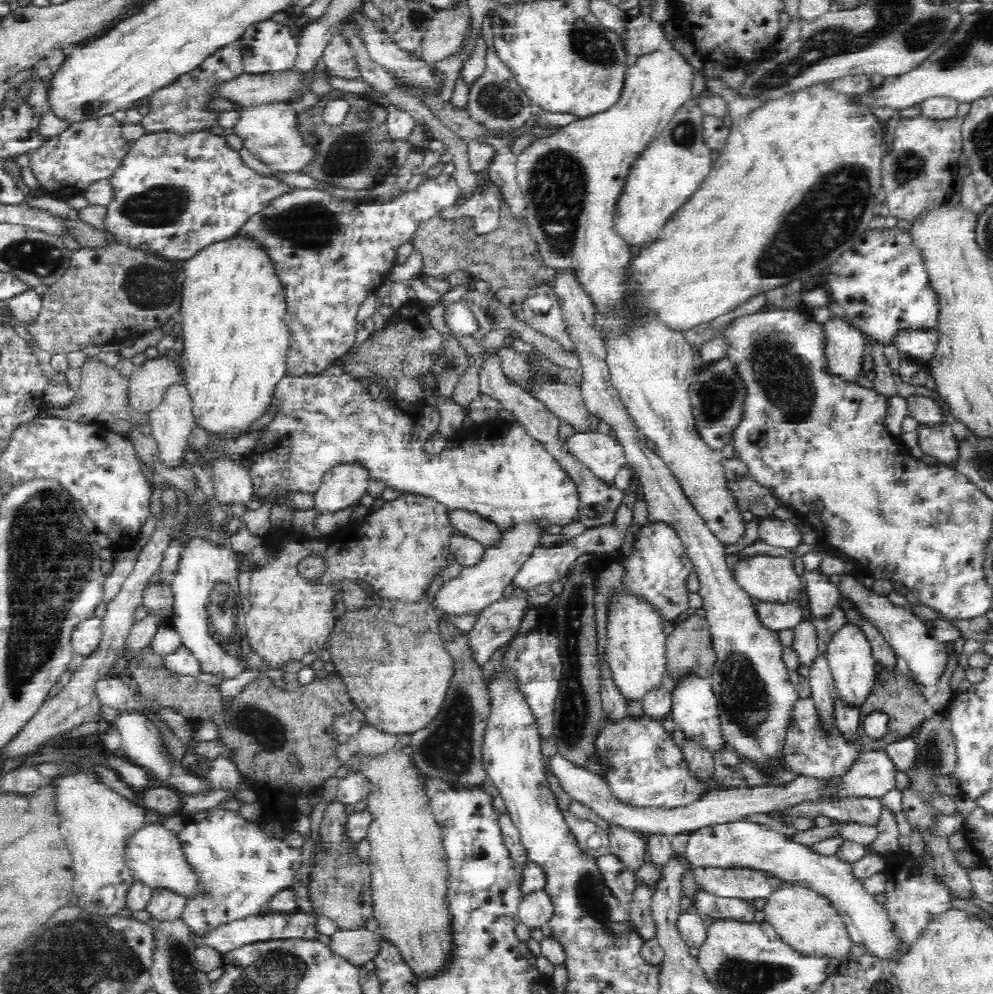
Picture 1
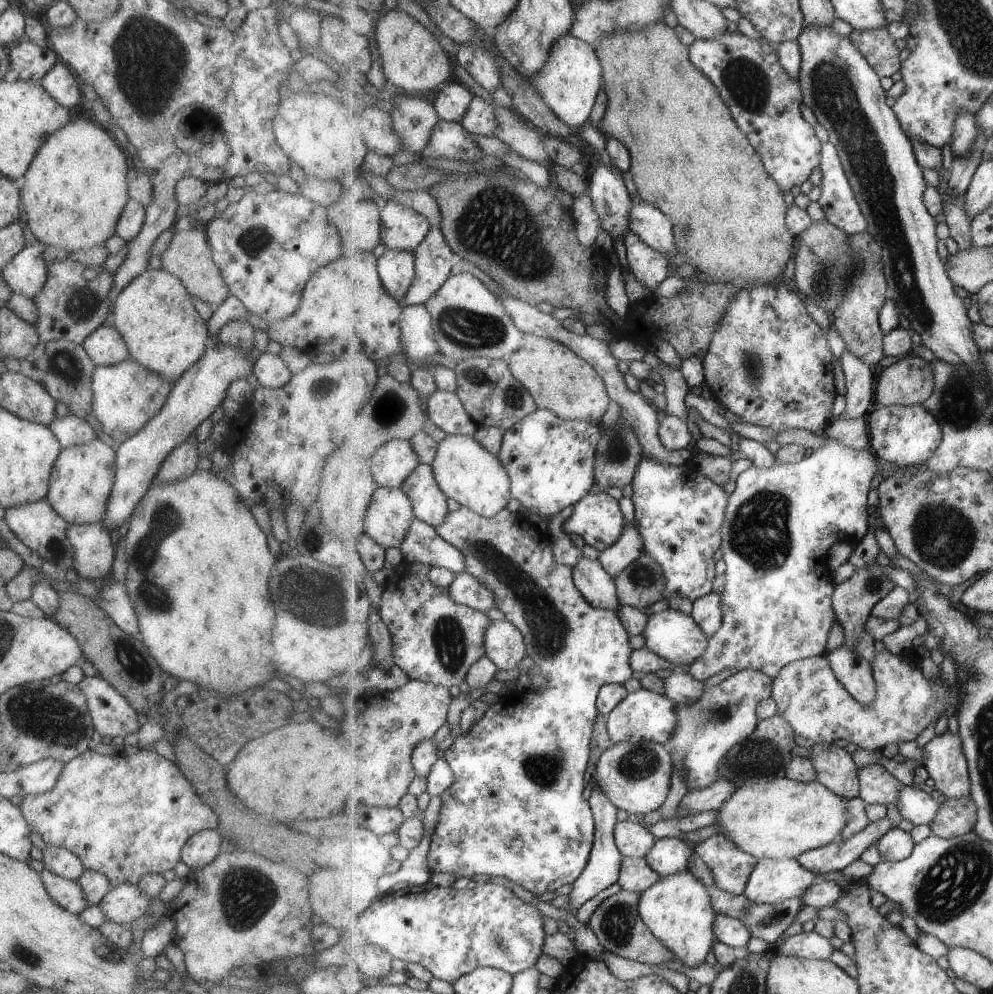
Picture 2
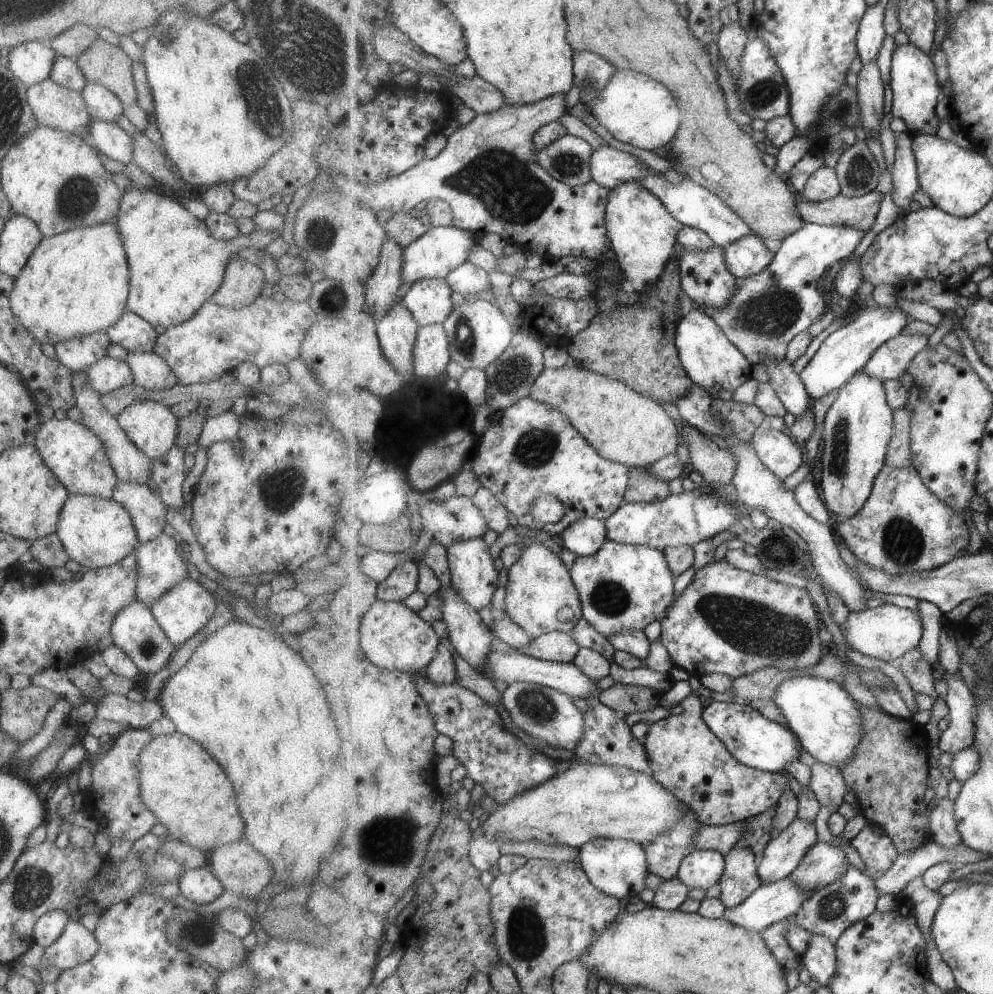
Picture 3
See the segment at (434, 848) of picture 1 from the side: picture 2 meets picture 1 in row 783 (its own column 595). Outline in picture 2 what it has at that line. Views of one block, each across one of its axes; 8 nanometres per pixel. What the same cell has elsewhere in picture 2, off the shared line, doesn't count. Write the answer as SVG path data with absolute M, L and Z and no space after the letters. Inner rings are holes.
M525 333L523 348L505 356L513 376L526 385L539 409L552 410L563 420L587 421L600 424L609 408L611 398L606 380L584 358L577 356L571 348L557 340Z

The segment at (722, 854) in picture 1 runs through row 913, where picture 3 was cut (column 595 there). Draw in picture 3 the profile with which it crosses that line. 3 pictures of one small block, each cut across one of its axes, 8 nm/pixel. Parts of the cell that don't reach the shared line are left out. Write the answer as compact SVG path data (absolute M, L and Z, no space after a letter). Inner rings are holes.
M595 838L587 842L580 850L580 862L590 876L591 882L605 894L615 896L619 900L629 900L637 896L645 886L645 879L650 869L647 860L647 850L644 845L635 841L612 838Z

